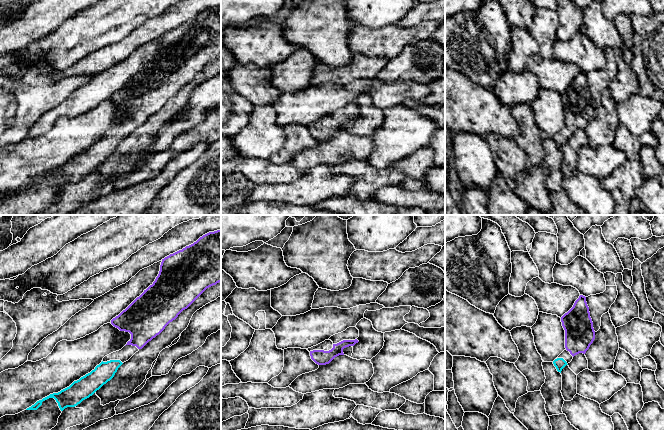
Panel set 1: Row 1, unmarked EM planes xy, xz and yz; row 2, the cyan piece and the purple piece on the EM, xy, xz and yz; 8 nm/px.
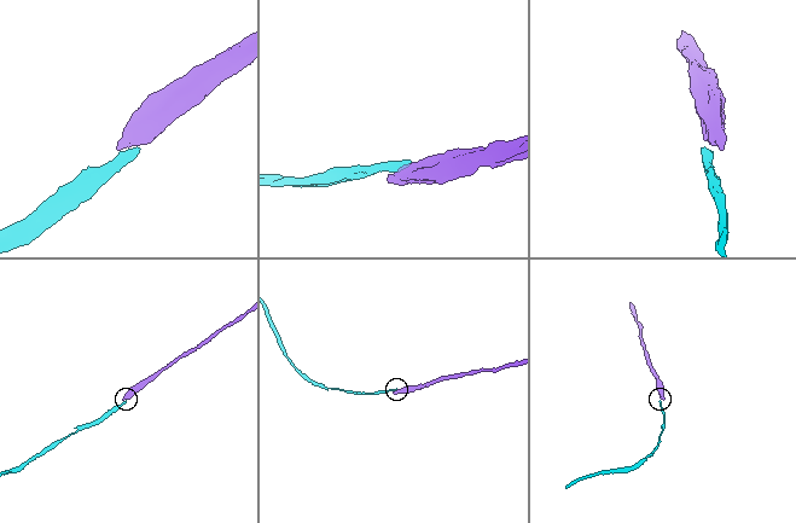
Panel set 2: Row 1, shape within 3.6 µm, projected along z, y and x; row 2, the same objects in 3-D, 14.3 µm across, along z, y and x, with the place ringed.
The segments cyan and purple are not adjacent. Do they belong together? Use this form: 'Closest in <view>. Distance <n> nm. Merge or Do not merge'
Closest in yz. Distance 70 nm. Merge

